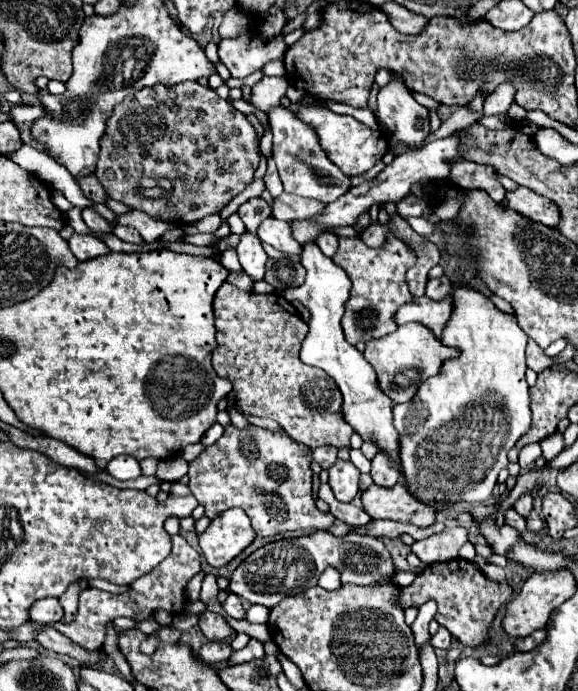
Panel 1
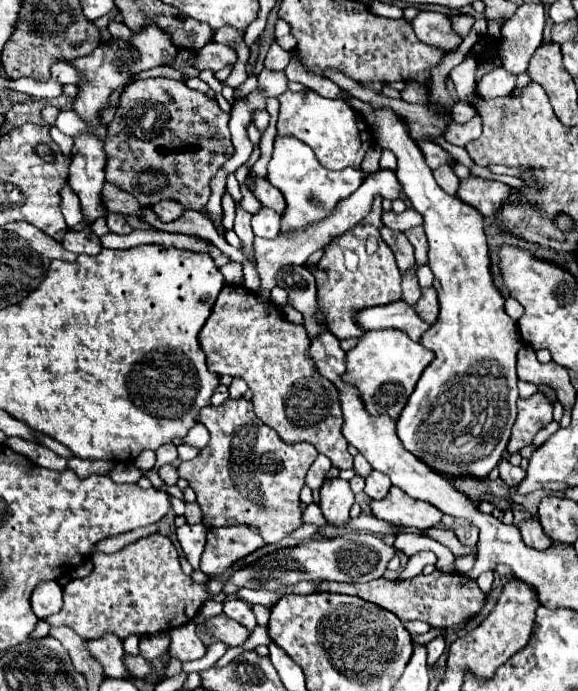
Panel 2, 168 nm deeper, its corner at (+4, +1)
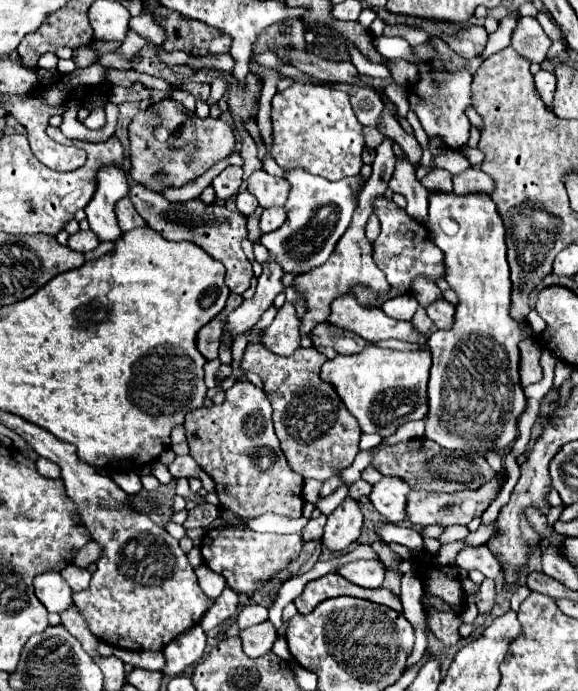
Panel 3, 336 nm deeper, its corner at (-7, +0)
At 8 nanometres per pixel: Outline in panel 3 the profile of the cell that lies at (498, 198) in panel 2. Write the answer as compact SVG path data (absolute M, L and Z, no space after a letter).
M468 168L462 174L456 174L452 178L452 184L454 184L456 194L470 194L470 192L492 194L492 186L494 186L492 178L488 178L488 174L476 168Z

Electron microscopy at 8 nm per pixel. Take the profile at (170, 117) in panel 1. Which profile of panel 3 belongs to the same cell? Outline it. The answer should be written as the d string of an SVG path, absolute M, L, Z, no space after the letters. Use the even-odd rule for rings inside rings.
M164 98L160 102L154 102L146 110L140 110L128 126L128 136L132 162L130 174L138 184L154 192L164 192L164 188L168 186L180 188L196 180L212 164L224 160L234 150L234 132L226 122L214 118L200 120L196 114L186 112L184 106L174 102L172 98ZM158 126L164 126L170 132L166 142L158 142L154 138L154 128Z

